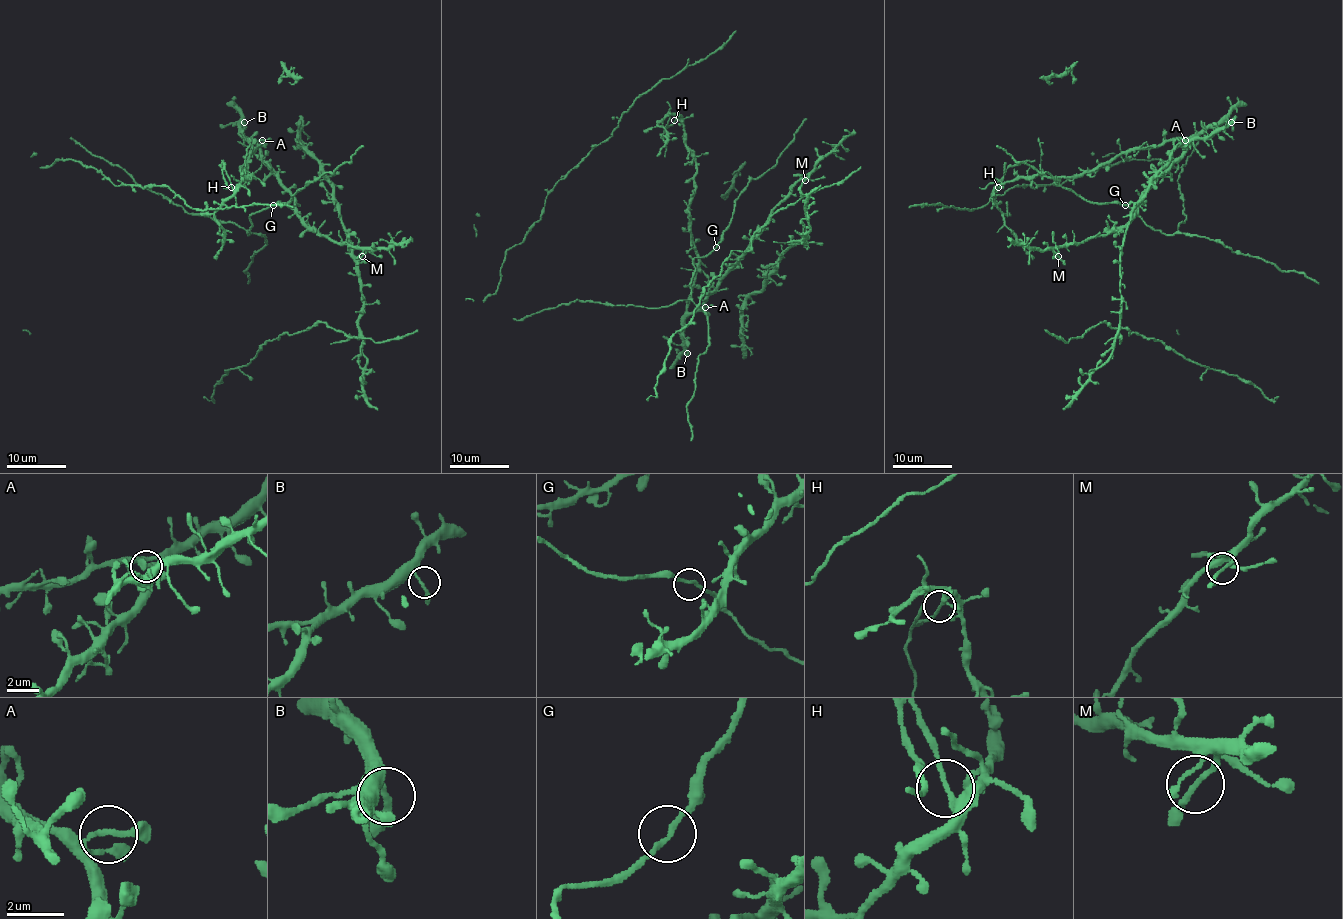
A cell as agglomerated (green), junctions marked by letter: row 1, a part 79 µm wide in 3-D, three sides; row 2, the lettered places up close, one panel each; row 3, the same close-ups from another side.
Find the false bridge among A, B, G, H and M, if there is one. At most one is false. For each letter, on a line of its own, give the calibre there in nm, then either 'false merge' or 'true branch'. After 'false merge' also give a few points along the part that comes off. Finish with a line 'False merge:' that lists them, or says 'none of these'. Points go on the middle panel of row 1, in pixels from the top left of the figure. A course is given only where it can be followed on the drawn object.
A: 180 nm | true branch
B: 240 nm | true branch
G: 190 nm | true branch
H: 200 nm | false merge | (674, 121), (664, 130), (664, 156)
M: 180 nm | true branch
False merge: H

